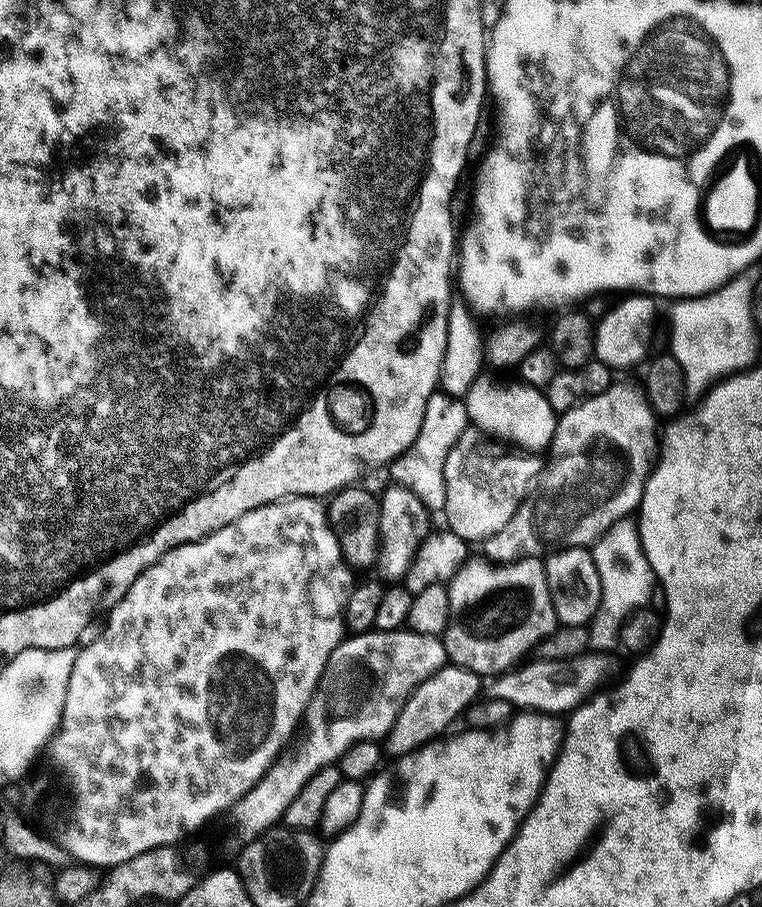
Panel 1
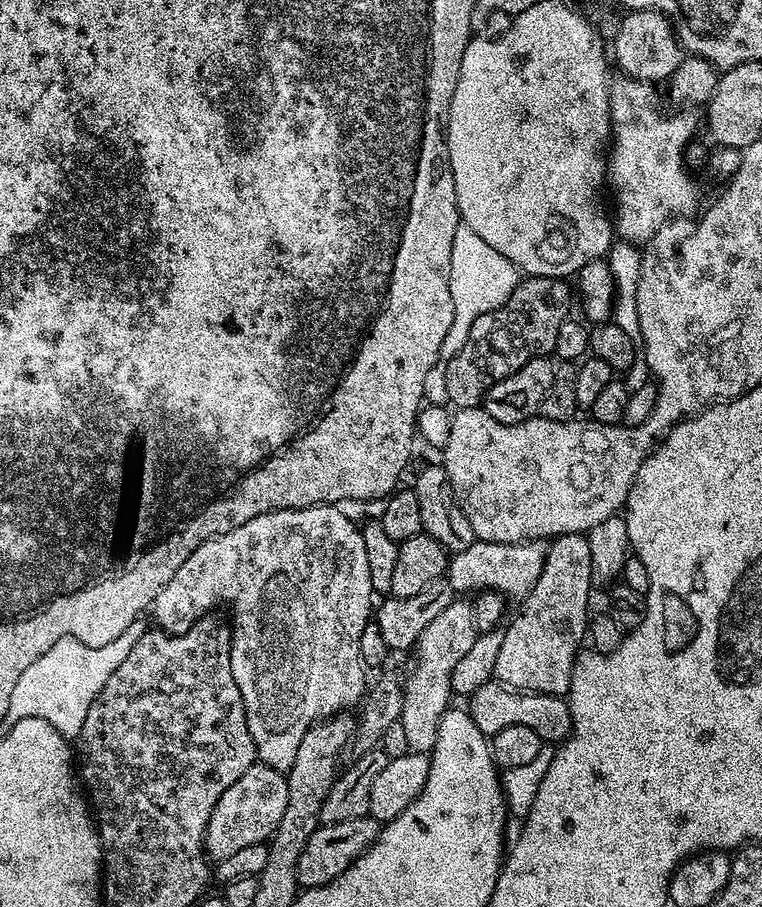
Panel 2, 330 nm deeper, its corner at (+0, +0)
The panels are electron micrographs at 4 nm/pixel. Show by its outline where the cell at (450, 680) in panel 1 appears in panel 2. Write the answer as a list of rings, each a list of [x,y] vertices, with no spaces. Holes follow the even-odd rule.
[[[493,678],[474,690],[466,702],[467,711],[472,713],[478,730],[482,730],[482,734],[489,738],[498,734],[498,730],[506,730],[506,726],[530,726],[530,730],[534,730],[534,734],[538,734],[545,742],[563,742],[572,735],[572,715],[567,699],[563,696],[521,692],[507,688],[505,684]]]

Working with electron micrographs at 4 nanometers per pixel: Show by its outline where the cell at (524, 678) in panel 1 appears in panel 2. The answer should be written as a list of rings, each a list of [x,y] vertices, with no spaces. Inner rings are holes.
[[[317,504],[315,508],[283,508],[277,512],[258,514],[258,518],[250,518],[242,526],[230,530],[221,536],[210,538],[182,562],[182,566],[162,586],[154,605],[156,620],[161,629],[177,636],[186,630],[190,630],[201,618],[213,611],[215,604],[229,604],[232,608],[240,608],[240,624],[232,624],[232,673],[234,682],[238,682],[238,690],[242,694],[242,702],[246,710],[246,726],[250,726],[250,734],[254,738],[256,758],[259,763],[268,764],[274,770],[287,773],[288,767],[294,762],[294,754],[298,754],[298,746],[310,730],[319,720],[327,720],[330,716],[343,713],[351,704],[357,705],[366,692],[364,684],[364,672],[366,665],[360,656],[360,643],[362,642],[362,630],[370,623],[374,616],[374,591],[371,586],[369,559],[366,556],[366,544],[358,524],[355,524],[344,512],[339,512],[339,507],[330,504]]]

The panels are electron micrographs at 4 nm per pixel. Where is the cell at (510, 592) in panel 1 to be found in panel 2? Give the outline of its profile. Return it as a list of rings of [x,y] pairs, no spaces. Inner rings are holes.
[[[571,532],[565,536],[557,536],[548,544],[548,556],[545,558],[544,568],[541,570],[541,576],[537,582],[534,583],[534,588],[519,605],[520,613],[513,618],[512,621],[507,621],[506,627],[503,629],[503,636],[501,638],[501,645],[498,651],[498,658],[494,665],[495,679],[499,680],[501,684],[505,684],[507,688],[514,688],[521,692],[541,692],[547,696],[563,696],[567,697],[572,686],[572,675],[574,674],[574,666],[576,665],[577,656],[581,655],[582,648],[580,648],[580,639],[585,639],[586,633],[589,631],[589,621],[586,614],[588,612],[588,595],[594,592],[594,585],[592,583],[592,568],[590,560],[590,546],[588,545],[587,535]]]

